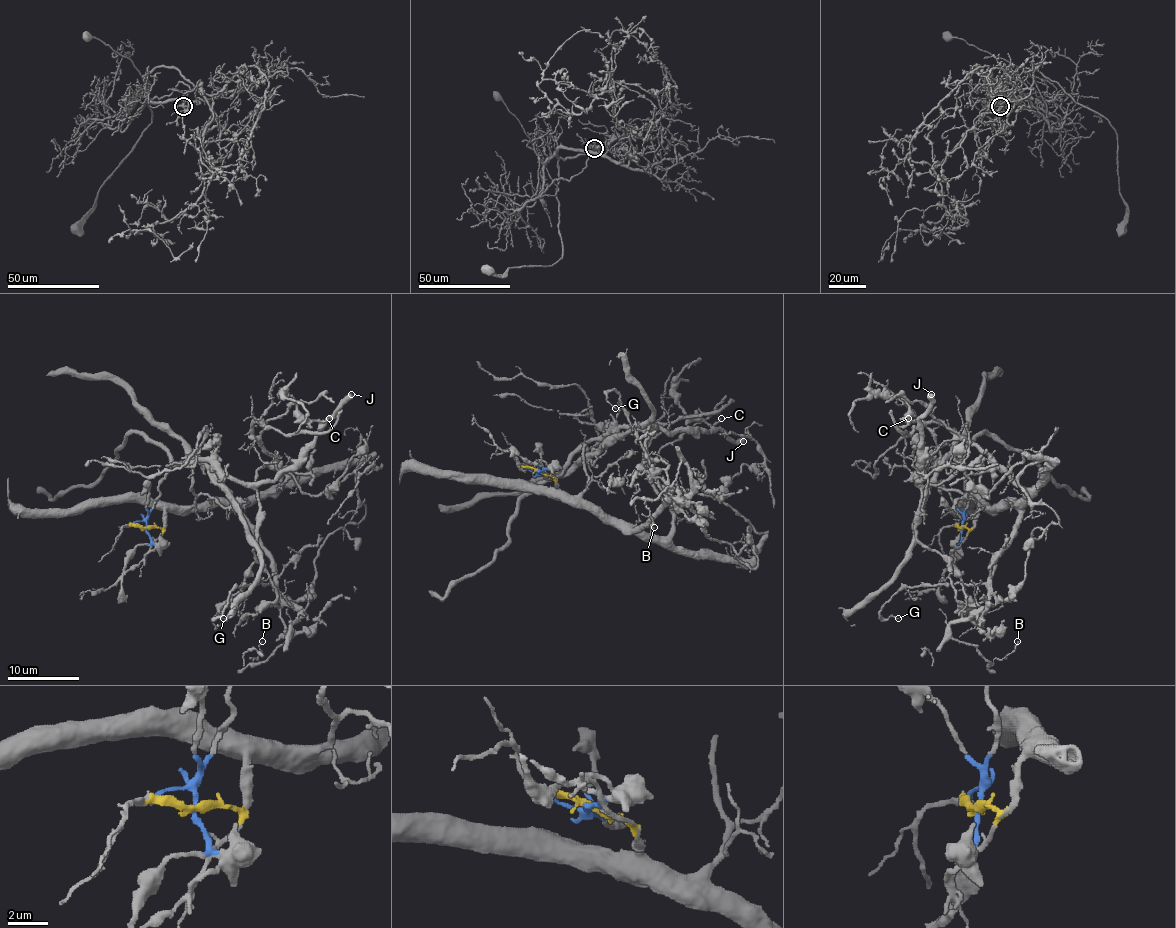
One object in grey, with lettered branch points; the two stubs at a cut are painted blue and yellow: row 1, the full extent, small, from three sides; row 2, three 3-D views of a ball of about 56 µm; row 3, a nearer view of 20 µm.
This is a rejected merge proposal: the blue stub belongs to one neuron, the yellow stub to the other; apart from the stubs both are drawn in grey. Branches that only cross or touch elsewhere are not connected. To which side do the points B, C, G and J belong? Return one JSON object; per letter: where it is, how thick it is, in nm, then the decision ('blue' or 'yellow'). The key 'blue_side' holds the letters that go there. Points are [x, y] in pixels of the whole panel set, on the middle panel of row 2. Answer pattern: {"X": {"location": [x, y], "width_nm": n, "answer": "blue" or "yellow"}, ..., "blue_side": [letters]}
{"B": {"location": [654, 527], "width_nm": 140, "answer": "yellow"}, "C": {"location": [721, 418], "width_nm": 140, "answer": "blue"}, "G": {"location": [615, 408], "width_nm": 130, "answer": "yellow"}, "J": {"location": [743, 441], "width_nm": 550, "answer": "blue"}, "blue_side": ["C", "J"]}

